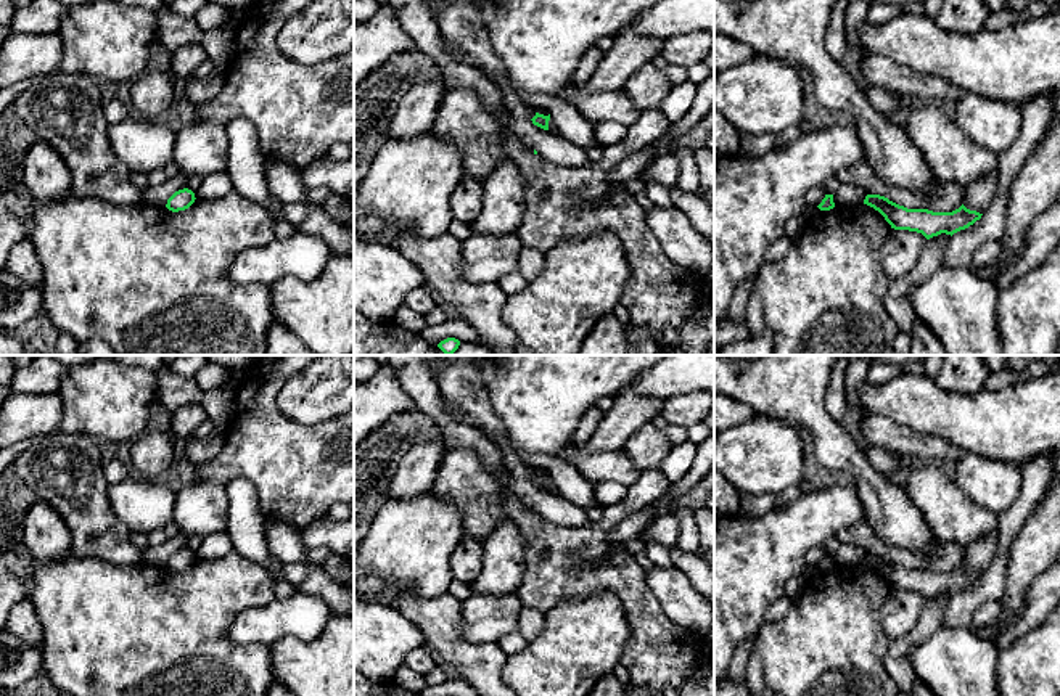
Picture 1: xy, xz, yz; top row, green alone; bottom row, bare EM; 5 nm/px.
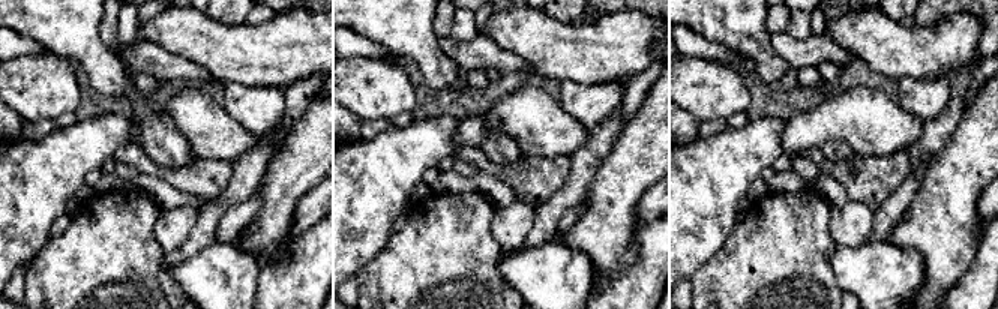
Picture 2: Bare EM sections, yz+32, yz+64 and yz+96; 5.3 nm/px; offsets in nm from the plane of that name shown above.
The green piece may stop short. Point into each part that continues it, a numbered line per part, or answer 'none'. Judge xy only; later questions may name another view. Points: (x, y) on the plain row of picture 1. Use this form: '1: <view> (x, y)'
none

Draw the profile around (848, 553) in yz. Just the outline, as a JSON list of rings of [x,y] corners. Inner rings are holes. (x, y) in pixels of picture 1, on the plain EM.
[[[841,543],[833,555],[833,563],[836,567],[857,566],[862,564],[867,553],[864,548],[854,543]]]

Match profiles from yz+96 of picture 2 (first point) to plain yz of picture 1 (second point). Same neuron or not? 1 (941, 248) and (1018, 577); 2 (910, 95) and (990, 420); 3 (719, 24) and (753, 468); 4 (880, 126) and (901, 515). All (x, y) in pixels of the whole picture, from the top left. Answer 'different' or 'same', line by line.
1: same
2: different
3: different
4: different

